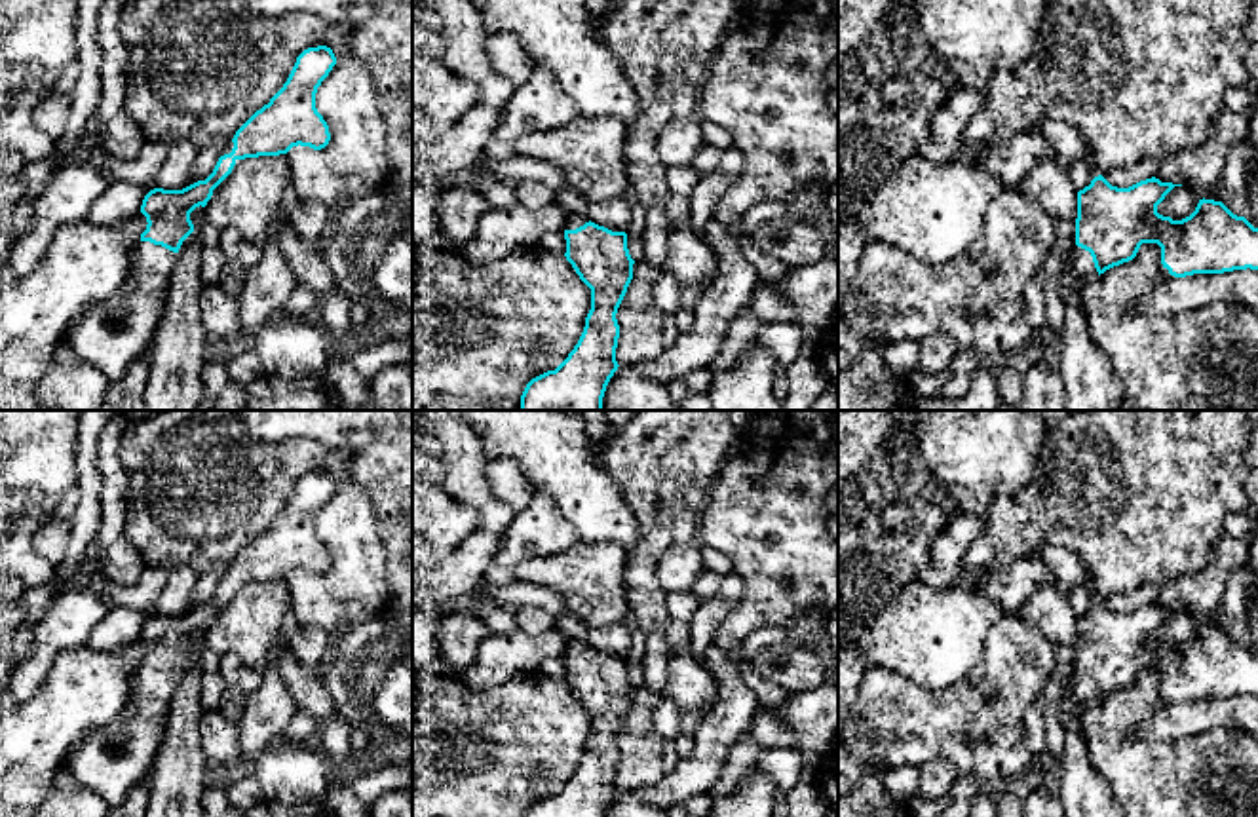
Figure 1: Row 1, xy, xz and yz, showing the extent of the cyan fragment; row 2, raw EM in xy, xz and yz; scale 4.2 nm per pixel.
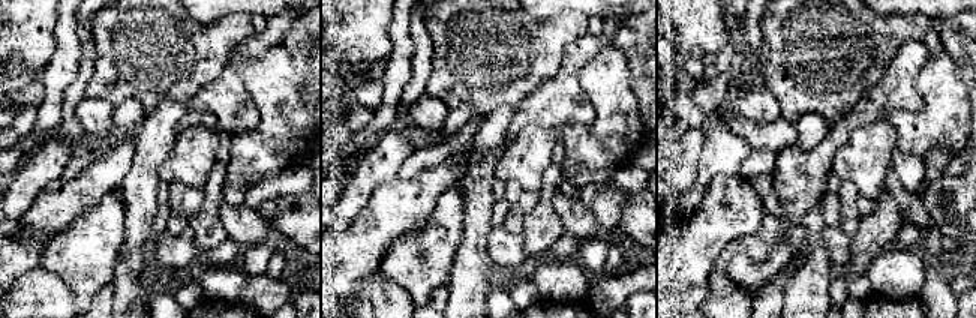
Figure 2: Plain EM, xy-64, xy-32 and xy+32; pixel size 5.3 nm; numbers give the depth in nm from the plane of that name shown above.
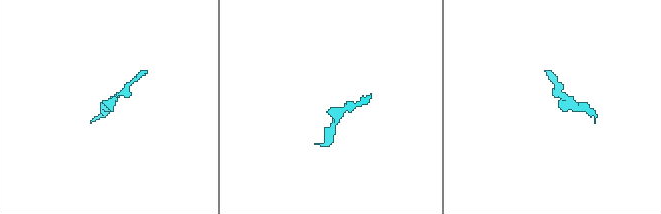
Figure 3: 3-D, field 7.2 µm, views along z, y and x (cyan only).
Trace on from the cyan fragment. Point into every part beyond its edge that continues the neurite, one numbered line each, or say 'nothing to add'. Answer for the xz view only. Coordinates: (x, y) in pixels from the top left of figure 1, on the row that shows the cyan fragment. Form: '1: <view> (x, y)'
1: xz (574, 221)

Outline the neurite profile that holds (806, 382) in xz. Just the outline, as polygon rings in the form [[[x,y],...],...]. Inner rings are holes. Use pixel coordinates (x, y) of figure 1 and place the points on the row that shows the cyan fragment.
[[[804,338],[798,357],[787,367],[789,393],[783,410],[810,410],[810,407],[830,388],[815,352],[815,340]]]

